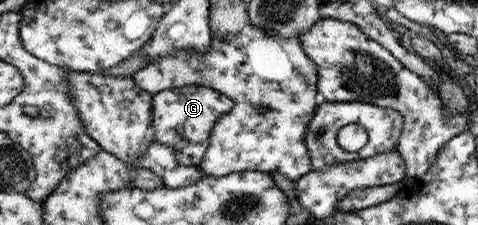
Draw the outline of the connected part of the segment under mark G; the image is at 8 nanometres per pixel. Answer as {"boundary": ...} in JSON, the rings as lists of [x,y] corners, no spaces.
{"boundary":[[[201,86],[165,89],[152,95],[154,139],[172,147],[181,165],[198,166],[208,151],[209,137],[223,114],[229,114],[236,104],[231,97]]]}

